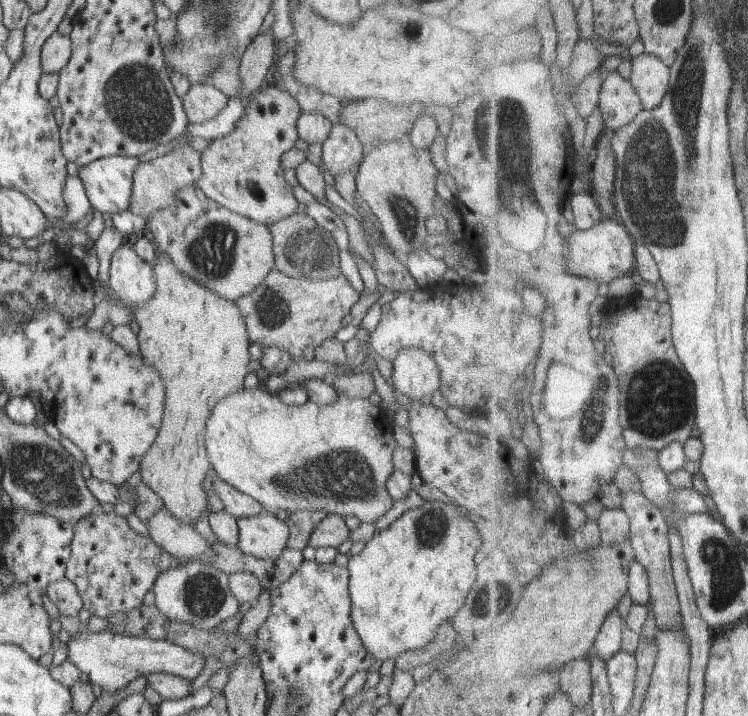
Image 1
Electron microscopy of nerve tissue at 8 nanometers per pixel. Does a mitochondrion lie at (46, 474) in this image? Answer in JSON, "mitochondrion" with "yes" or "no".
{"mitochondrion":"yes"}

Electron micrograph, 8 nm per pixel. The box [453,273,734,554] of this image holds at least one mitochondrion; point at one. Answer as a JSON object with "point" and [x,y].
{"point":[658,402]}

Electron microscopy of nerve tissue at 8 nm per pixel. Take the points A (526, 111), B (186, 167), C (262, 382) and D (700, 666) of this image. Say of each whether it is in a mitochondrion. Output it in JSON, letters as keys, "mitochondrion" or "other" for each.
{"A":"mitochondrion","B":"other","C":"other","D":"other"}

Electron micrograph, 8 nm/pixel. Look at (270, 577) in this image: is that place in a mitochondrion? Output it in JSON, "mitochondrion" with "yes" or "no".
{"mitochondrion":"no"}

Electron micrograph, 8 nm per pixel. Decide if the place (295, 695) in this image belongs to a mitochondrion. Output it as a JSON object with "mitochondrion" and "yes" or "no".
{"mitochondrion":"yes"}

